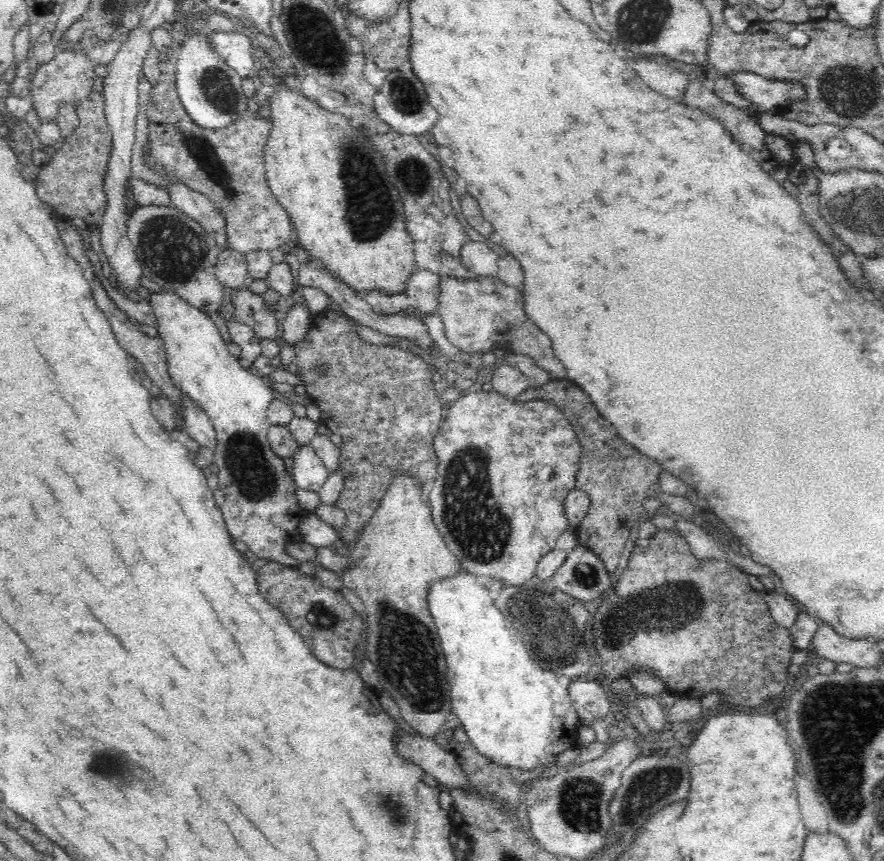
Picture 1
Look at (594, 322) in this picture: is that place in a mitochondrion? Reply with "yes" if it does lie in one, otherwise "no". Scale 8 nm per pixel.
no

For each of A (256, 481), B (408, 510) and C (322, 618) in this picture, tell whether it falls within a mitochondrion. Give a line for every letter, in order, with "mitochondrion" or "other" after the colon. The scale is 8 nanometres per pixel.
A: mitochondrion
B: other
C: mitochondrion

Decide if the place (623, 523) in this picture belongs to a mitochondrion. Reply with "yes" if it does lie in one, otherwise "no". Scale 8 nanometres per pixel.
no

